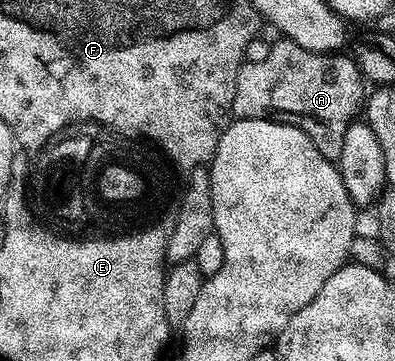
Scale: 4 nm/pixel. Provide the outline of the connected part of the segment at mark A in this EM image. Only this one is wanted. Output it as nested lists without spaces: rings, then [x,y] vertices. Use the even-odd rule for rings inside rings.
[[[276,40],[271,42],[271,49],[265,60],[259,63],[245,61],[236,70],[231,116],[243,119],[267,118],[271,115],[283,125],[301,129],[327,161],[339,162],[350,118],[356,115],[351,113],[356,113],[359,109],[361,112],[362,102],[366,97],[366,81],[360,68],[351,56],[315,53],[306,51],[306,47],[298,47],[298,43],[293,41]]]

